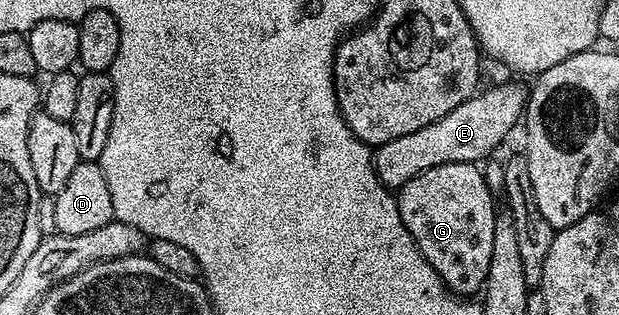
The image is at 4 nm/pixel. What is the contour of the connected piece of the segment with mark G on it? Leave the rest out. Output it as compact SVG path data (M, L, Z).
M476 162L444 163L419 172L411 181L407 181L396 192L398 213L411 233L415 242L430 265L439 273L439 277L450 292L463 297L473 297L482 290L485 278L489 276L491 265L491 245L495 245L495 221L498 208L493 208L493 195L489 192L489 183Z

